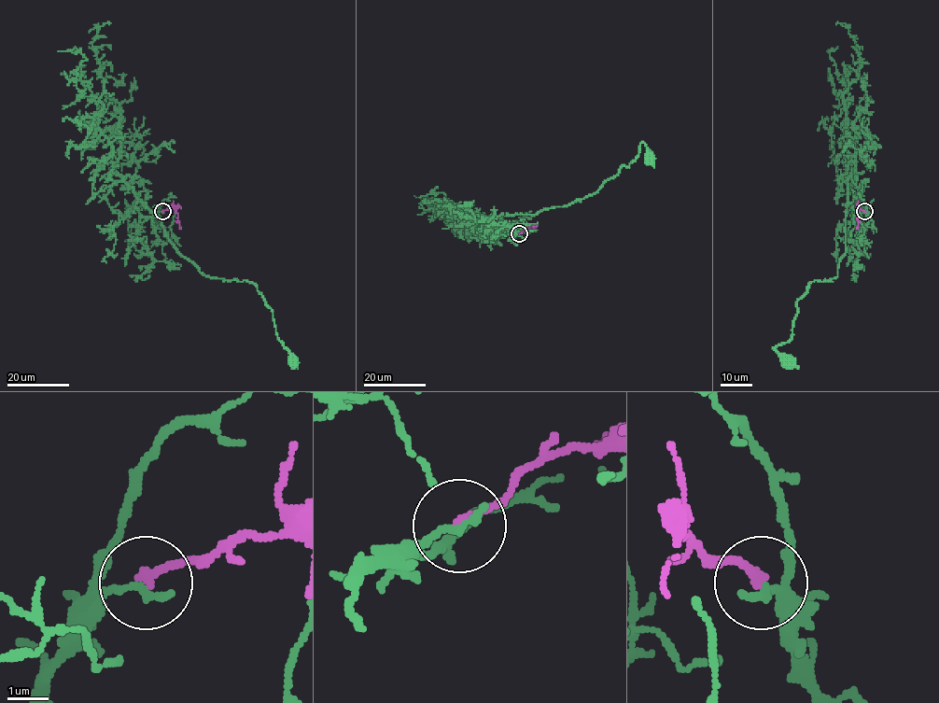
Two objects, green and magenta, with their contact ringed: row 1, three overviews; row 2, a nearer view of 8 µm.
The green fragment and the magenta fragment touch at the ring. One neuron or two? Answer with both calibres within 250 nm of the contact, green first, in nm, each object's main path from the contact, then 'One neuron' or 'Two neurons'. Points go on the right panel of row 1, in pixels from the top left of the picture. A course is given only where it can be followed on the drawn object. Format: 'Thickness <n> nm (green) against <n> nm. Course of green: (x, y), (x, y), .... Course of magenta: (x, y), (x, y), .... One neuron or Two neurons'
Thickness 240 nm (green) against 200 nm. Course of green: (864, 211), (858, 229), (847, 202), (838, 274), (814, 280), (791, 337), (774, 347), (799, 369). Course of magenta: (864, 211), (857, 209), (856, 227). Two neurons

